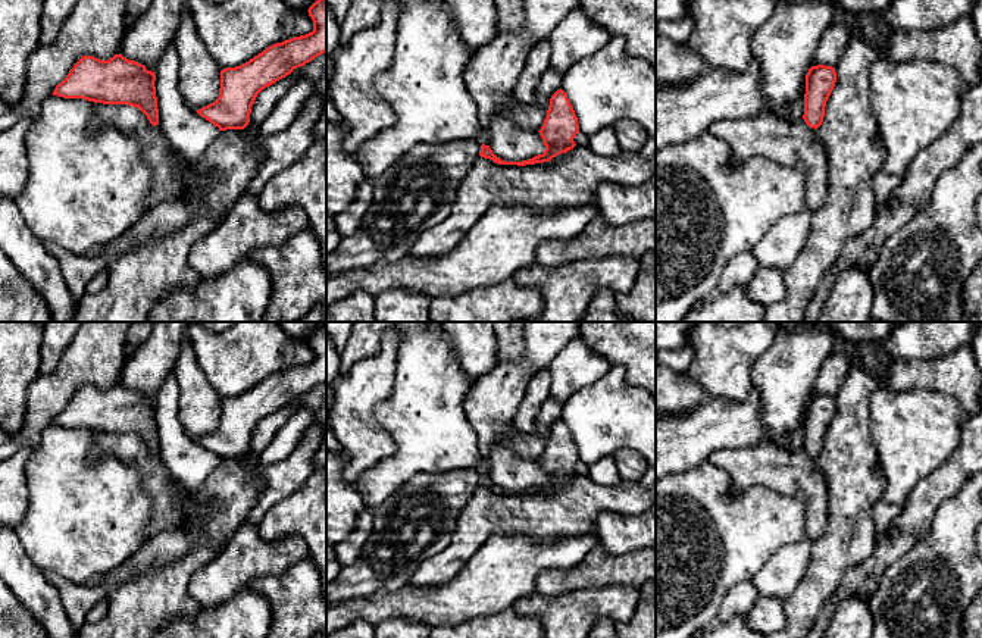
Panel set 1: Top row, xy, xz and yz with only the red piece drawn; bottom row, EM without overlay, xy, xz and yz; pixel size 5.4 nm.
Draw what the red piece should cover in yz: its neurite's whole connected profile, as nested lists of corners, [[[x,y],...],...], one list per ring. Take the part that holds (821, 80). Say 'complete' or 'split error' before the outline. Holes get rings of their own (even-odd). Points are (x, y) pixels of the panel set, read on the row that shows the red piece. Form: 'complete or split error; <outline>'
complete; [[[811,66],[806,75],[804,115],[807,126],[817,129],[825,118],[826,101],[835,87],[836,72],[832,66]]]

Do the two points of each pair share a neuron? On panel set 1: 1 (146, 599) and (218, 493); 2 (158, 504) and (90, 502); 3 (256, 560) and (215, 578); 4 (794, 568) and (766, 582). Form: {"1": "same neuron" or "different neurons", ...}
{"1": "same neuron", "2": "different neurons", "3": "same neuron", "4": "same neuron"}

